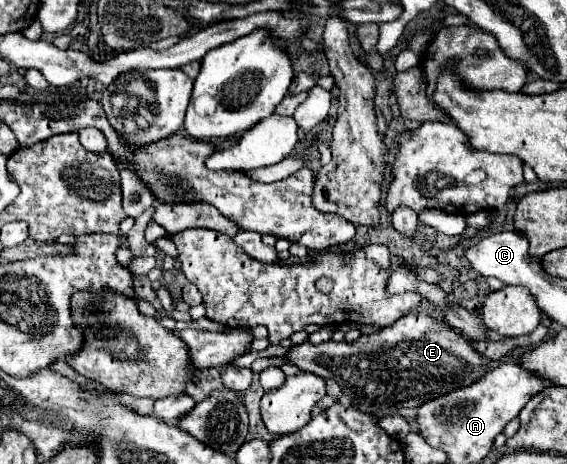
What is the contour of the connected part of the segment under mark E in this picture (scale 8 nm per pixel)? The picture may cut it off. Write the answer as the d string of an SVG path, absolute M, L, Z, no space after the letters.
M410 312L374 334L362 334L356 342L304 342L292 346L284 358L304 372L338 382L356 410L374 416L392 414L392 408L418 408L428 398L468 386L488 372L484 358L472 350L464 336L444 322L432 320L426 312Z

